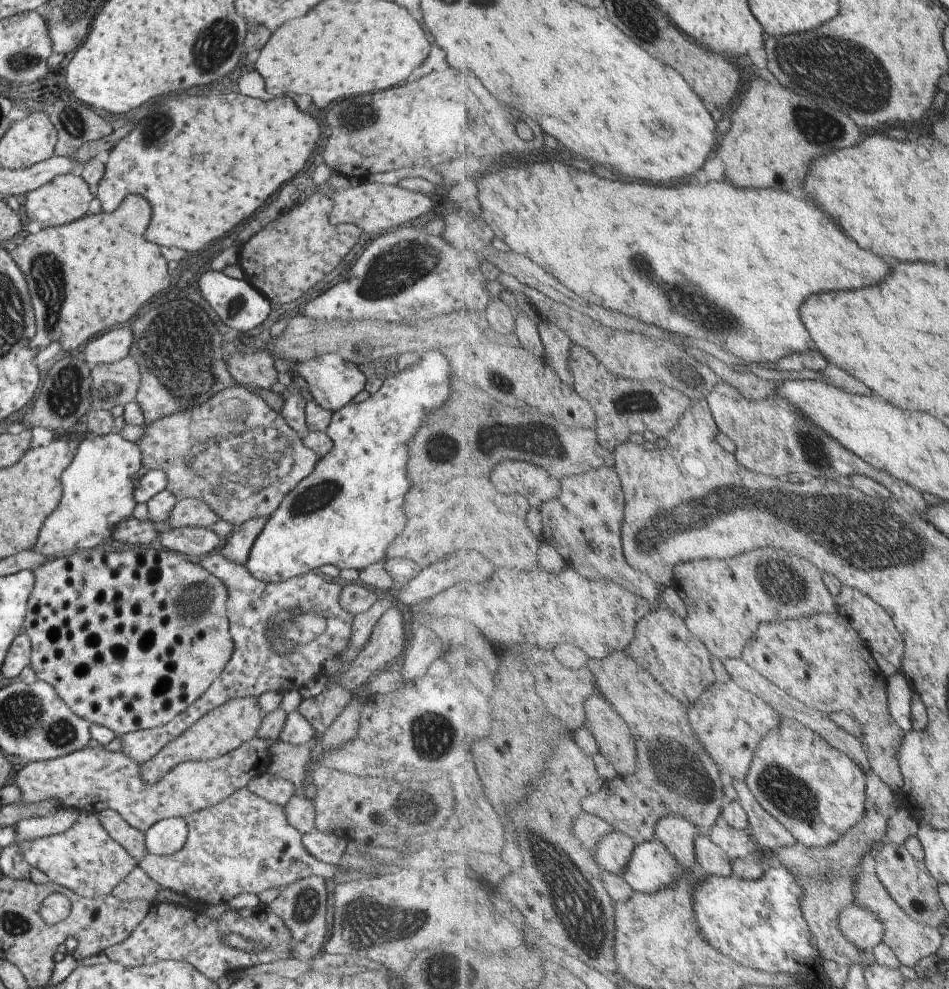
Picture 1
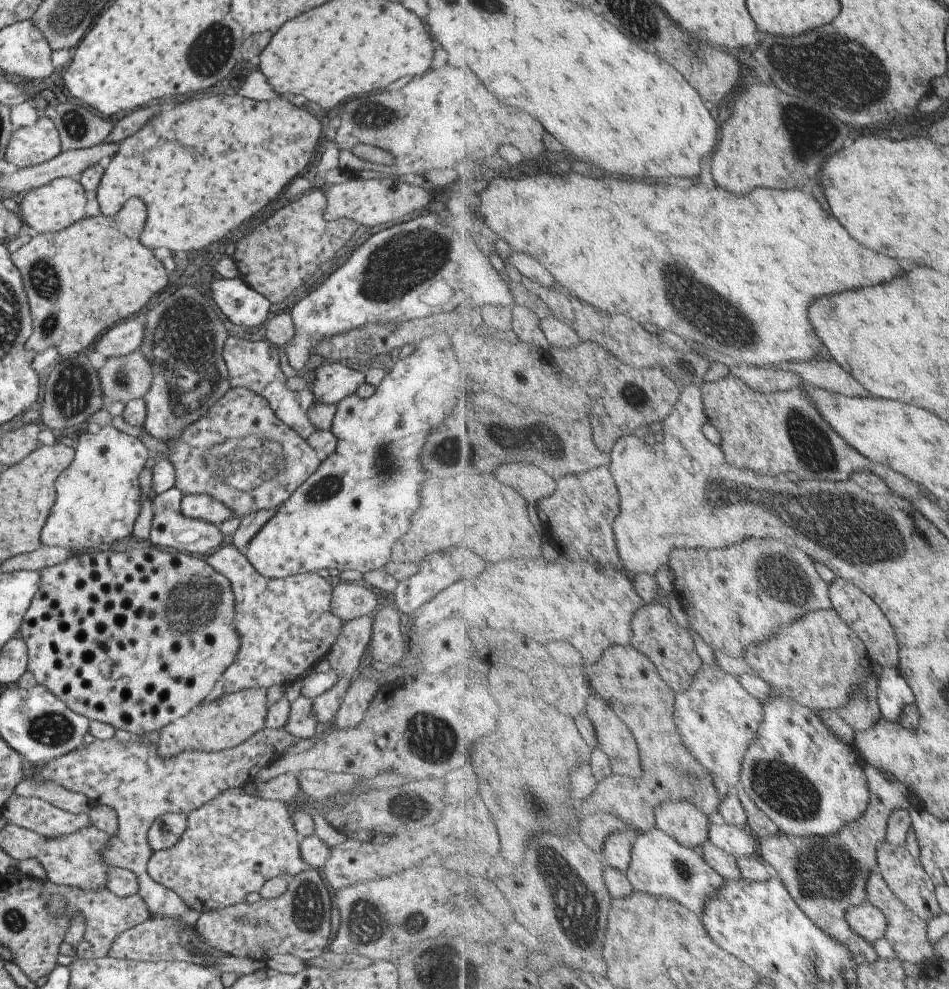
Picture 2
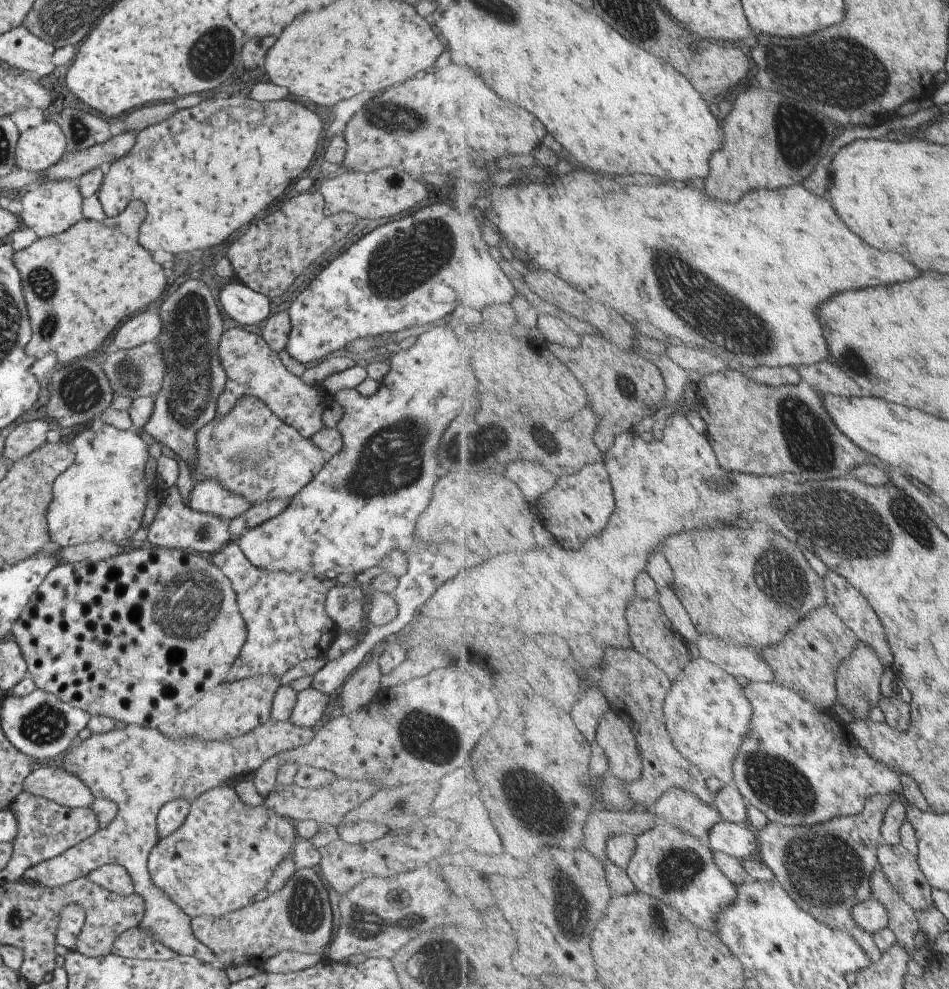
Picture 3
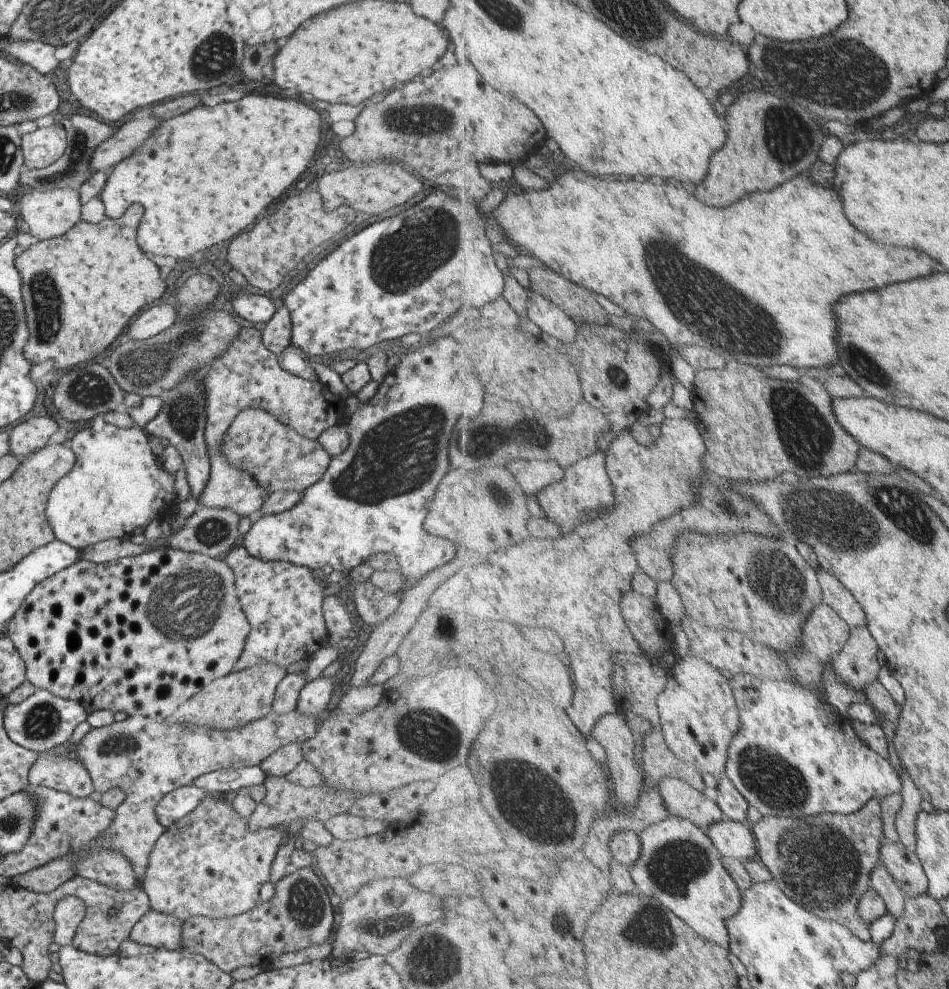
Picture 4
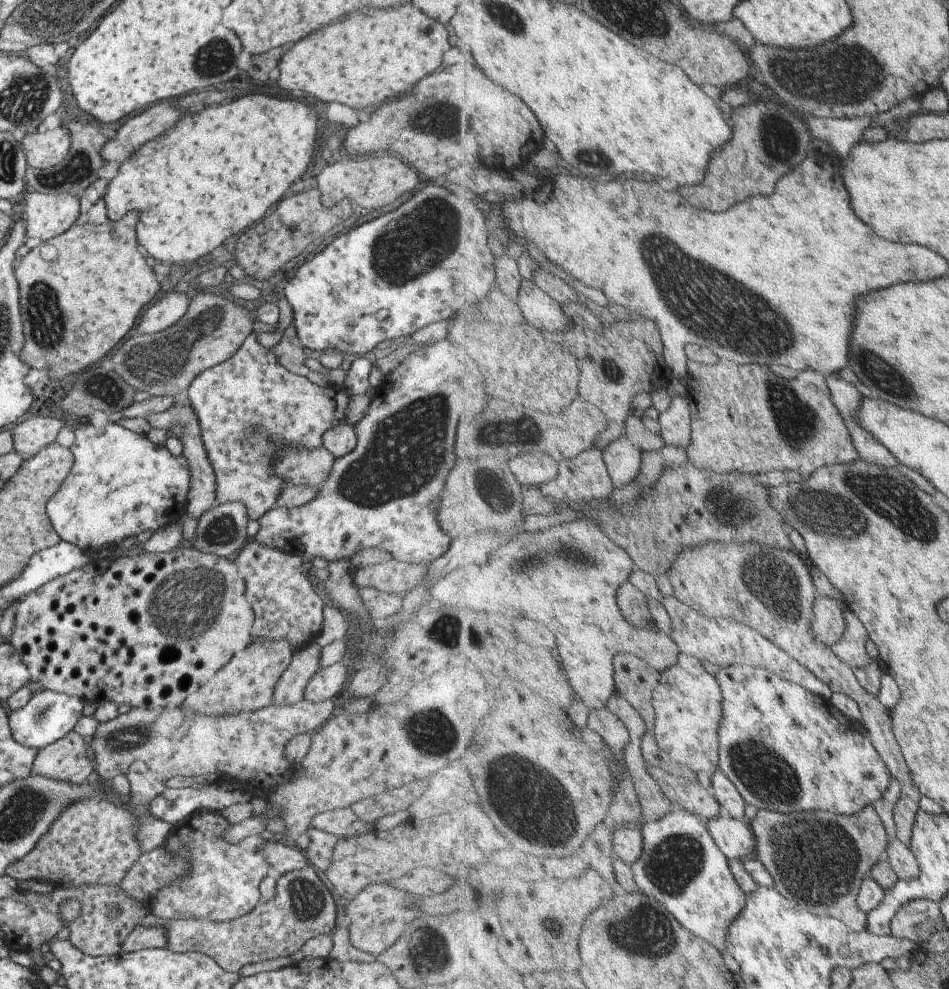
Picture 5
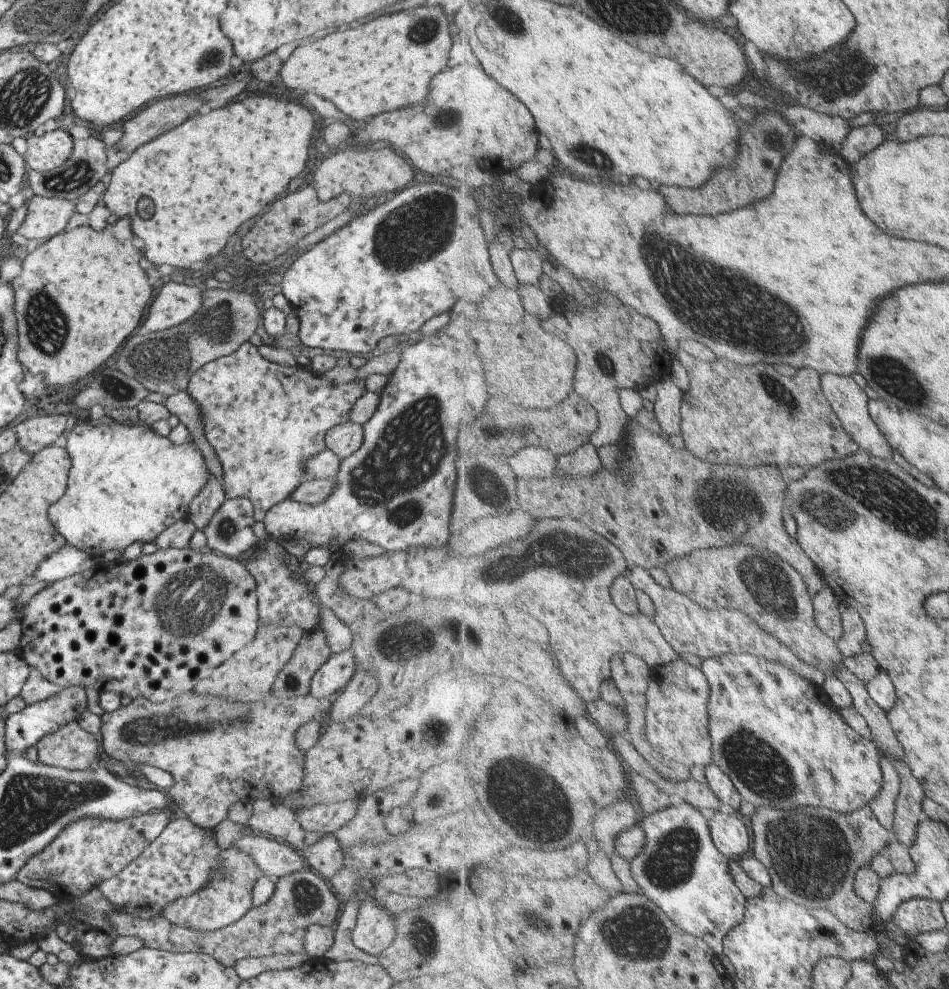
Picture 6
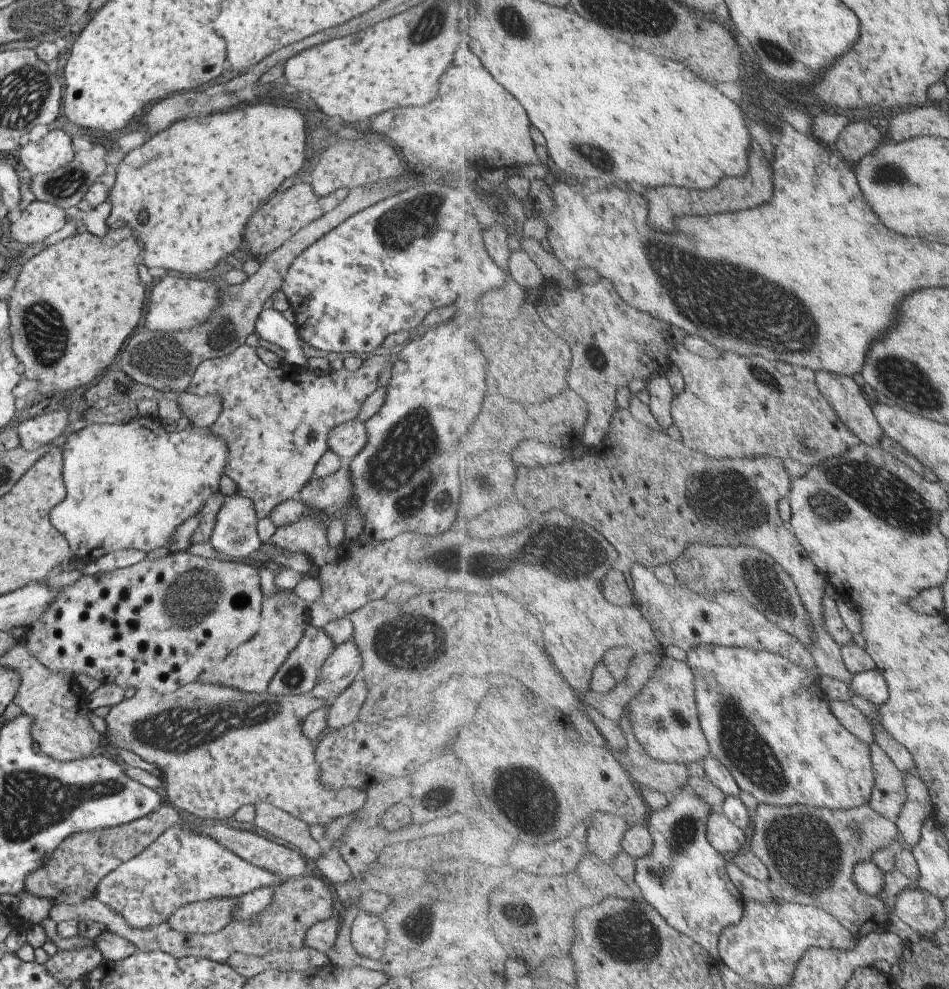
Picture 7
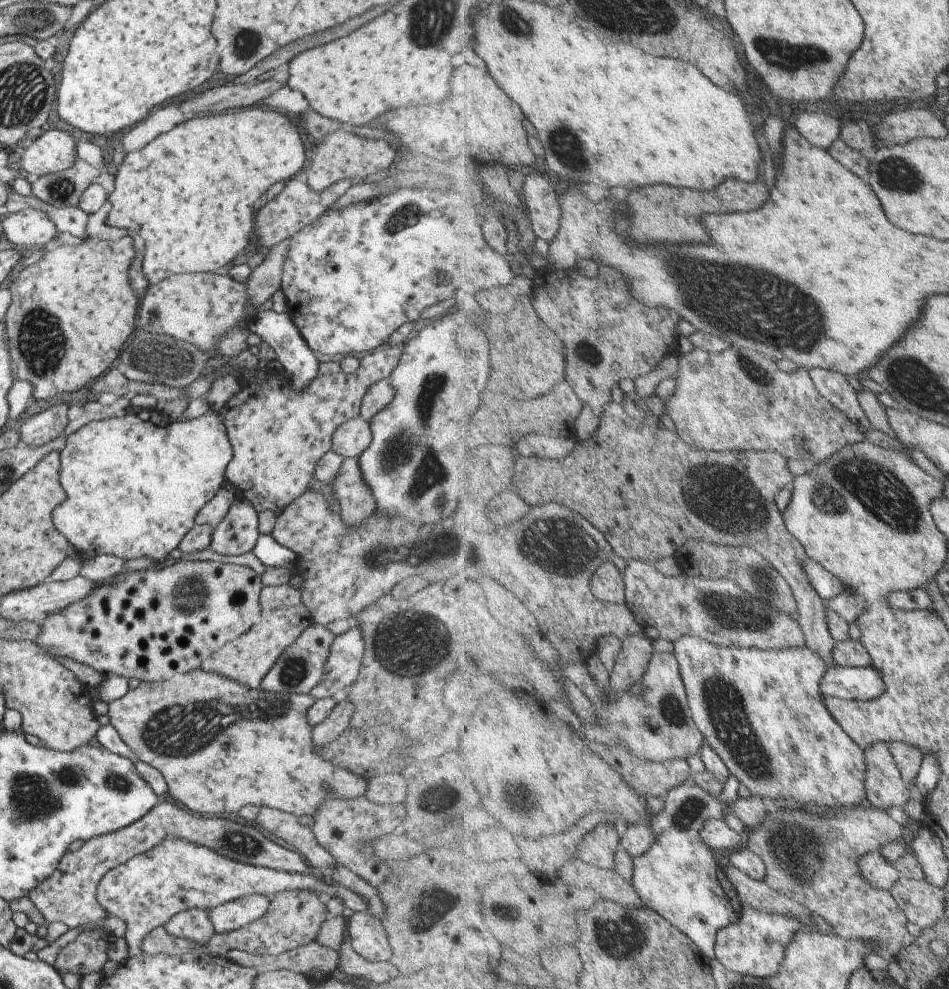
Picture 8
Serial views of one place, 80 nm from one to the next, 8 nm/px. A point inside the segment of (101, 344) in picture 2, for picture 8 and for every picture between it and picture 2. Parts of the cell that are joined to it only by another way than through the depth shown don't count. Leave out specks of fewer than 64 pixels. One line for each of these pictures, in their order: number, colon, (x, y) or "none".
3: (142, 329)
4: (148, 324)
5: (165, 312)
6: (176, 302)
7: (175, 304)
8: (195, 308)

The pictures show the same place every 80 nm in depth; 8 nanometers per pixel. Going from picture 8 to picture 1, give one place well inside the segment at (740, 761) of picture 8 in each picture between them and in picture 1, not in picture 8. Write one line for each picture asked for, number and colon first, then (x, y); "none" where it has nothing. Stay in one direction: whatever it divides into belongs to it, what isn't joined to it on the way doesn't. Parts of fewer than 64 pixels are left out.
1: (818, 792)
2: (811, 783)
3: (800, 765)
4: (796, 756)
5: (787, 749)
6: (784, 744)
7: (769, 721)

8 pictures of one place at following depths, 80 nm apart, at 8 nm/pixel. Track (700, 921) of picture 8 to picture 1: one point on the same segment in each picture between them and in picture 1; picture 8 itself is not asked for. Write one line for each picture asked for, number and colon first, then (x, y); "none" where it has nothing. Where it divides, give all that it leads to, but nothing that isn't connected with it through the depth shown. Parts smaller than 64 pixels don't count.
1: (651, 868)
2: (661, 866)
3: (675, 867)
4: (679, 865)
5: (681, 865)
6: (680, 868)
7: (685, 877)

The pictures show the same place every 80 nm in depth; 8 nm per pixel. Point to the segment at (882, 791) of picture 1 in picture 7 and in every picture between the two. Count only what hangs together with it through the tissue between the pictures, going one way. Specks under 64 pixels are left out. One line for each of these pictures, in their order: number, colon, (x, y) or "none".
2: (828, 875)
3: (827, 868)
4: (824, 862)
5: (818, 859)
6: (813, 855)
7: (811, 853)

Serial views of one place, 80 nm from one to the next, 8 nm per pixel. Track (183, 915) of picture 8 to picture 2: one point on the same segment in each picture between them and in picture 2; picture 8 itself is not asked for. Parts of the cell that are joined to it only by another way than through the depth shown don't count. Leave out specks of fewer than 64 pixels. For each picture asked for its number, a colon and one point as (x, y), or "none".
2: (232, 844)
3: (222, 854)
4: (209, 863)
5: (222, 883)
6: (227, 895)
7: (209, 916)

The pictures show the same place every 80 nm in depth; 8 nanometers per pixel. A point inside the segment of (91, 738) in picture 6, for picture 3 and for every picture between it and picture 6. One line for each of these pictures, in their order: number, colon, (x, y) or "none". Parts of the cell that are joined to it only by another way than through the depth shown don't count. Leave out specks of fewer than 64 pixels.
3: (49, 781)
4: (59, 772)
5: (65, 760)

